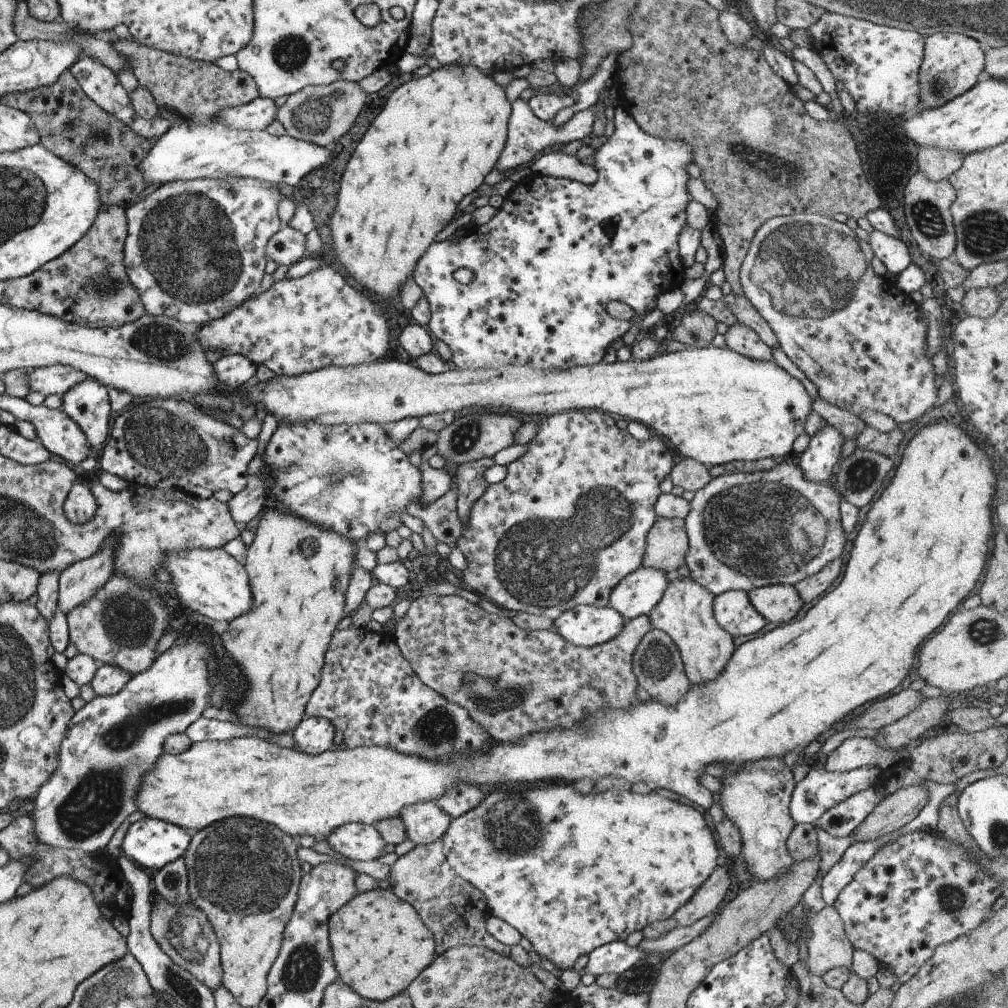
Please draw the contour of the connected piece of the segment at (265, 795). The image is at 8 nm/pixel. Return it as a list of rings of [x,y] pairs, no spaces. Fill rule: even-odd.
[[[945,417],[943,421],[938,420],[930,422],[926,426],[920,428],[914,437],[910,440],[899,466],[894,472],[894,477],[890,480],[890,484],[886,486],[880,498],[872,504],[870,511],[866,514],[866,522],[864,522],[860,532],[855,536],[854,548],[850,552],[850,559],[842,580],[838,582],[838,586],[830,592],[826,592],[816,605],[812,606],[804,614],[804,620],[794,620],[781,624],[773,631],[766,632],[758,638],[748,640],[738,648],[734,649],[726,668],[718,674],[716,680],[712,682],[704,682],[704,684],[694,684],[689,686],[690,690],[686,692],[686,696],[678,702],[668,706],[660,704],[656,700],[640,703],[634,710],[612,710],[612,708],[599,709],[593,715],[587,715],[583,720],[580,720],[574,727],[562,728],[562,730],[554,729],[544,731],[544,734],[536,732],[536,734],[528,734],[522,736],[518,742],[514,744],[492,744],[488,748],[484,748],[482,752],[473,752],[473,755],[466,753],[449,753],[436,757],[435,759],[426,759],[415,755],[400,753],[399,751],[390,749],[389,747],[380,746],[362,746],[354,749],[340,746],[335,749],[325,751],[320,756],[310,756],[298,750],[290,750],[290,748],[280,748],[278,744],[272,744],[272,741],[266,741],[257,737],[237,737],[228,741],[201,741],[192,744],[185,752],[178,755],[170,755],[164,753],[154,766],[152,771],[149,771],[142,780],[141,790],[137,795],[138,811],[157,820],[162,820],[182,829],[188,830],[203,830],[215,824],[216,822],[232,818],[232,816],[248,816],[254,820],[268,822],[278,826],[282,832],[294,836],[313,836],[316,841],[325,840],[336,828],[342,827],[349,823],[363,823],[366,825],[376,825],[382,820],[387,820],[395,816],[400,816],[400,812],[406,807],[427,801],[436,801],[440,799],[448,790],[454,789],[459,785],[467,786],[500,786],[500,784],[550,784],[550,782],[576,782],[576,780],[598,780],[602,776],[614,776],[614,778],[624,778],[628,782],[646,782],[654,788],[666,788],[672,790],[684,798],[688,798],[690,802],[702,806],[705,810],[710,810],[714,804],[714,794],[710,794],[708,788],[704,788],[700,784],[700,776],[706,772],[706,766],[710,764],[732,764],[744,762],[754,762],[754,760],[764,760],[772,756],[783,758],[790,752],[800,752],[806,748],[814,740],[818,740],[818,736],[822,736],[824,732],[832,733],[832,726],[846,720],[855,708],[864,706],[866,702],[882,699],[882,696],[888,692],[892,692],[894,688],[900,686],[901,681],[906,681],[910,676],[910,668],[914,666],[914,656],[916,656],[916,648],[932,634],[940,628],[942,622],[946,622],[946,618],[950,616],[950,612],[962,604],[966,597],[972,592],[978,582],[984,564],[986,564],[986,556],[988,554],[988,542],[994,530],[993,522],[993,504],[990,500],[996,494],[996,478],[993,464],[990,456],[986,454],[976,442],[972,441],[971,436],[963,430],[964,425],[961,420],[952,422],[949,417]]]

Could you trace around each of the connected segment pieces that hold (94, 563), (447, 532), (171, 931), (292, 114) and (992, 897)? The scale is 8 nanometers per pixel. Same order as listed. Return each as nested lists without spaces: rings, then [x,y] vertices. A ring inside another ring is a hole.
[[[107,537],[100,552],[72,564],[59,574],[57,608],[65,615],[89,602],[114,575],[113,548],[117,538]]]
[[[453,487],[444,497],[432,505],[423,507],[415,500],[410,500],[405,511],[408,515],[422,520],[438,543],[454,547],[461,538],[463,523],[457,512],[457,488]]]
[[[158,897],[151,904],[149,930],[162,951],[175,964],[188,970],[201,984],[212,992],[222,985],[221,945],[209,919],[191,900],[185,904],[172,905],[163,897]]]
[[[338,80],[327,86],[308,86],[292,94],[286,103],[282,104],[276,119],[284,125],[286,134],[294,139],[333,148],[354,125],[355,119],[366,104],[367,96],[358,81]]]
[[[912,831],[906,833],[901,837],[898,837],[893,843],[889,843],[888,846],[878,849],[878,852],[856,872],[854,880],[842,889],[842,892],[836,898],[833,906],[836,908],[836,912],[842,918],[844,924],[844,930],[848,940],[850,940],[854,949],[863,950],[868,952],[876,958],[880,963],[880,967],[887,967],[891,970],[892,974],[898,978],[898,982],[906,982],[910,980],[911,976],[914,976],[926,964],[927,960],[934,954],[934,951],[942,944],[949,943],[952,940],[956,940],[958,936],[966,935],[972,932],[974,928],[978,928],[979,924],[982,924],[984,920],[991,916],[992,906],[994,902],[998,900],[1003,891],[1003,886],[1000,886],[991,876],[988,876],[983,870],[980,870],[970,858],[968,854],[964,852],[964,847],[955,841],[950,841],[945,837],[940,836],[937,833],[928,831]]]

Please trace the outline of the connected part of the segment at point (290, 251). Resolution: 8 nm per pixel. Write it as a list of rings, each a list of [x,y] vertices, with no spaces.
[[[282,226],[266,244],[265,258],[278,266],[290,267],[304,257],[305,236],[291,227]]]

